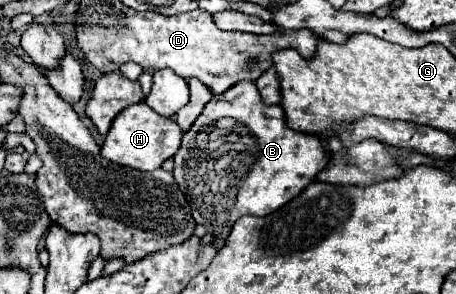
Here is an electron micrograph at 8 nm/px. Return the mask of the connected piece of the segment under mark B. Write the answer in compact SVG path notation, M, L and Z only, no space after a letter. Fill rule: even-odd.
M241 81L227 89L223 95L213 95L213 99L205 105L203 113L191 125L191 129L183 135L181 147L173 159L173 177L181 193L189 201L191 217L197 225L203 225L207 233L213 235L211 245L215 249L221 249L227 243L229 231L239 217L265 217L281 209L287 201L295 199L309 183L317 179L317 175L327 167L331 157L317 135L289 129L281 119L281 107L265 105L259 97L255 83Z

